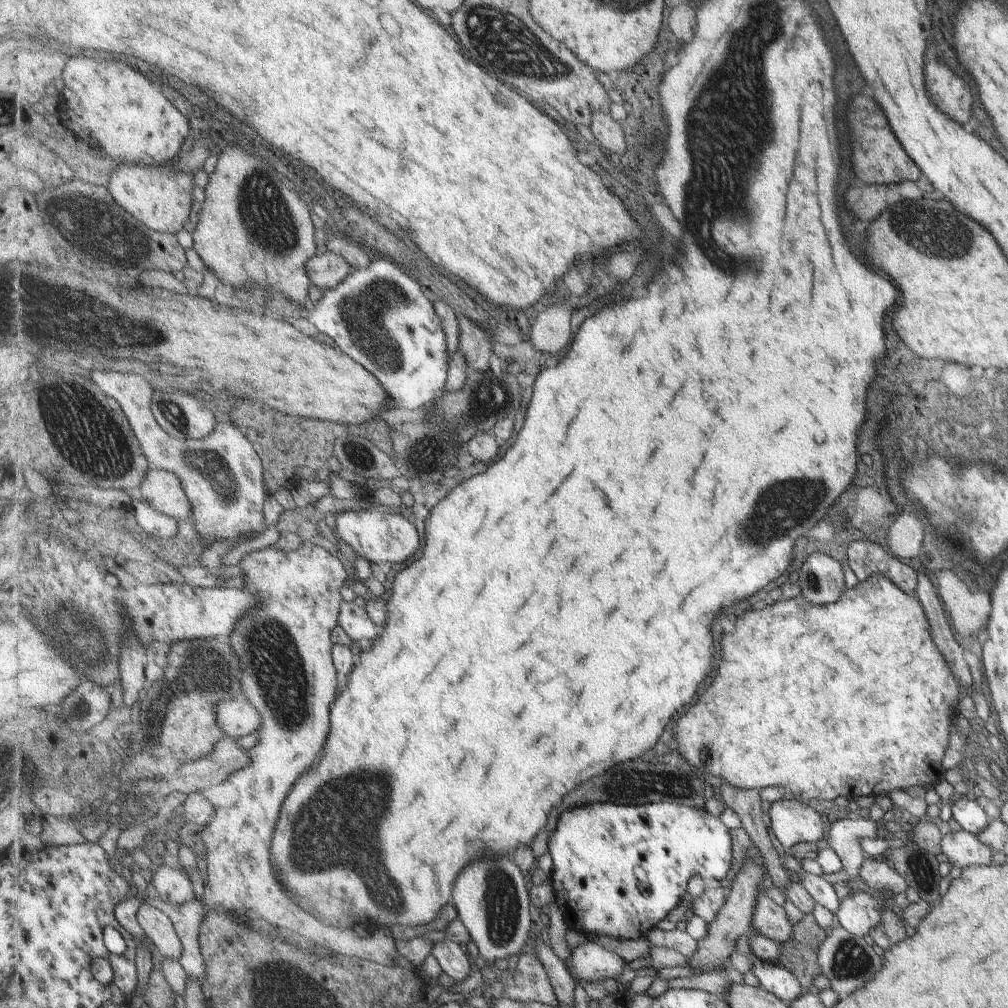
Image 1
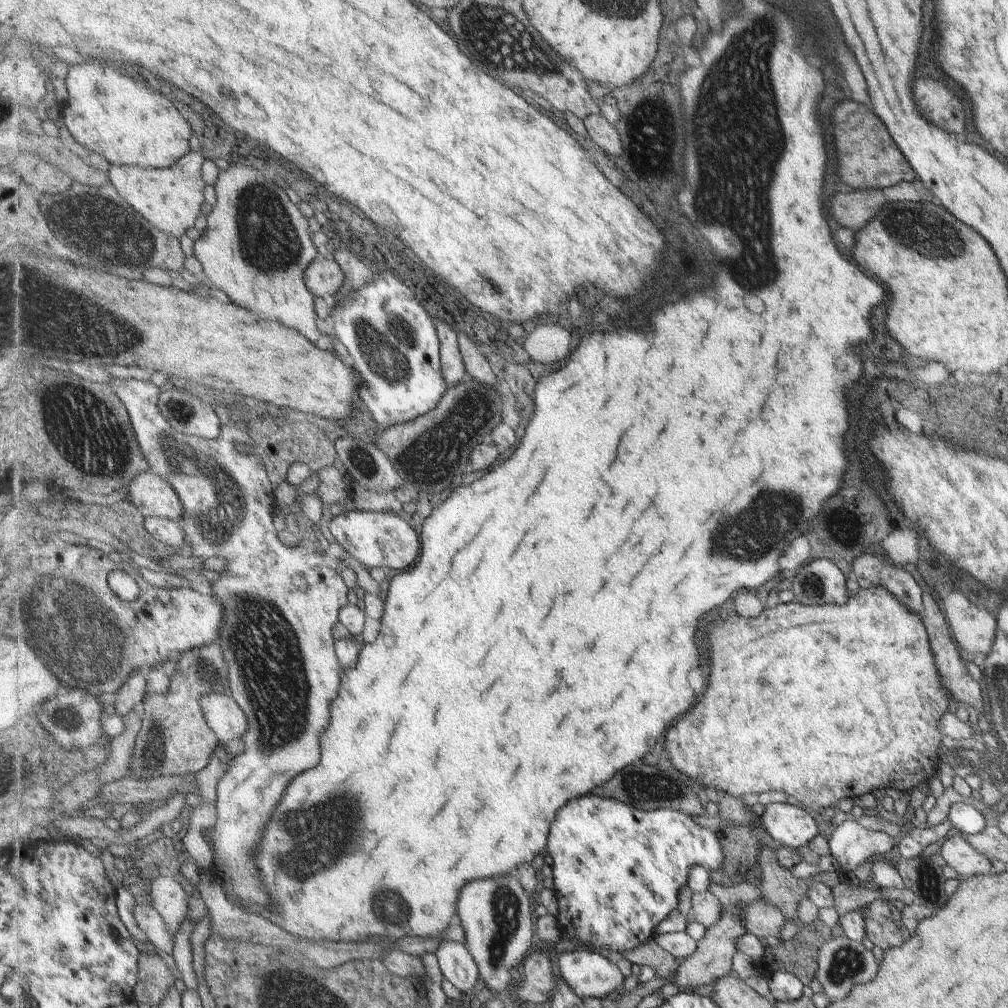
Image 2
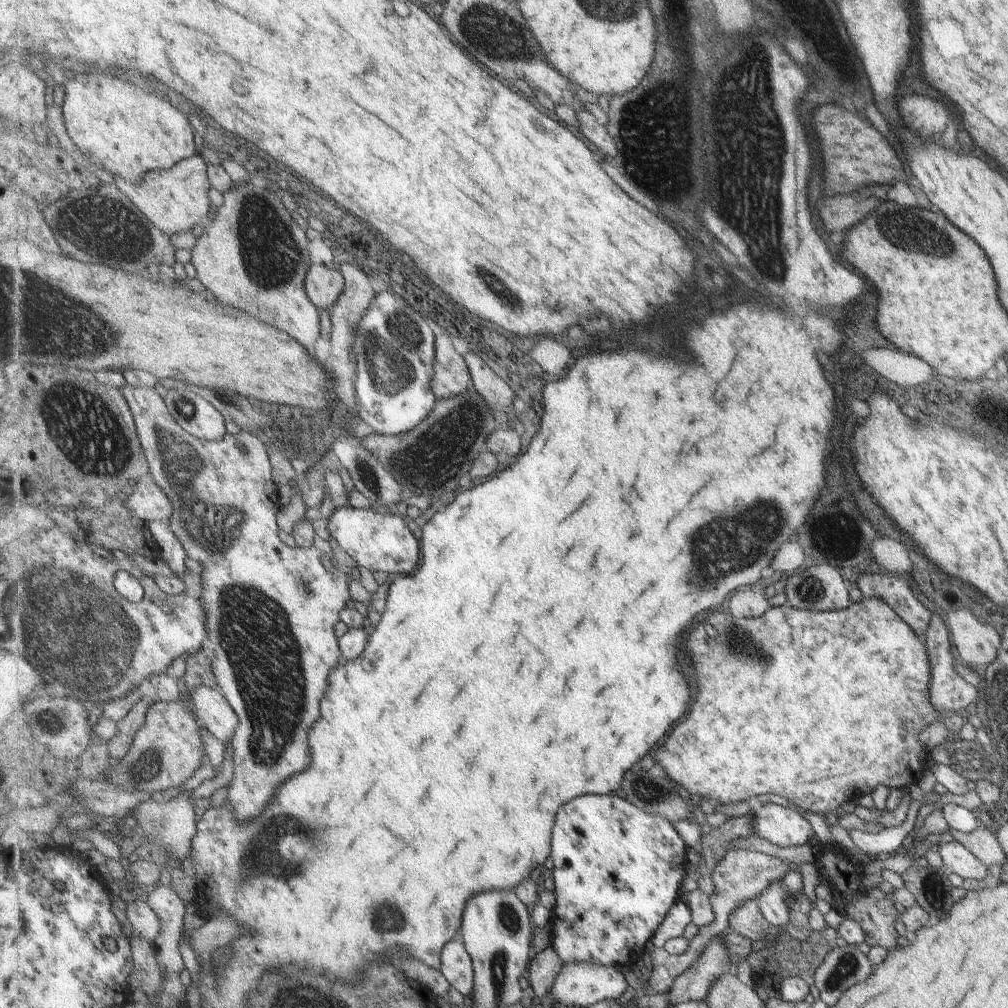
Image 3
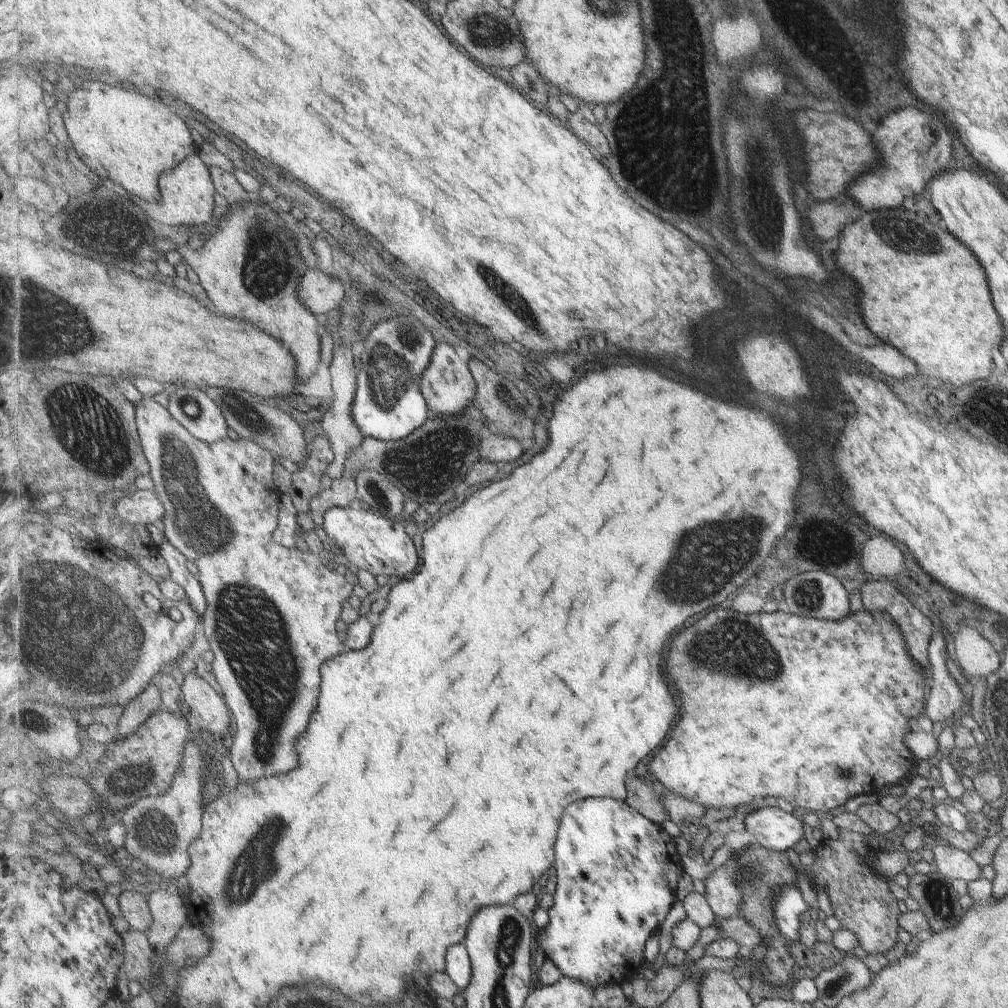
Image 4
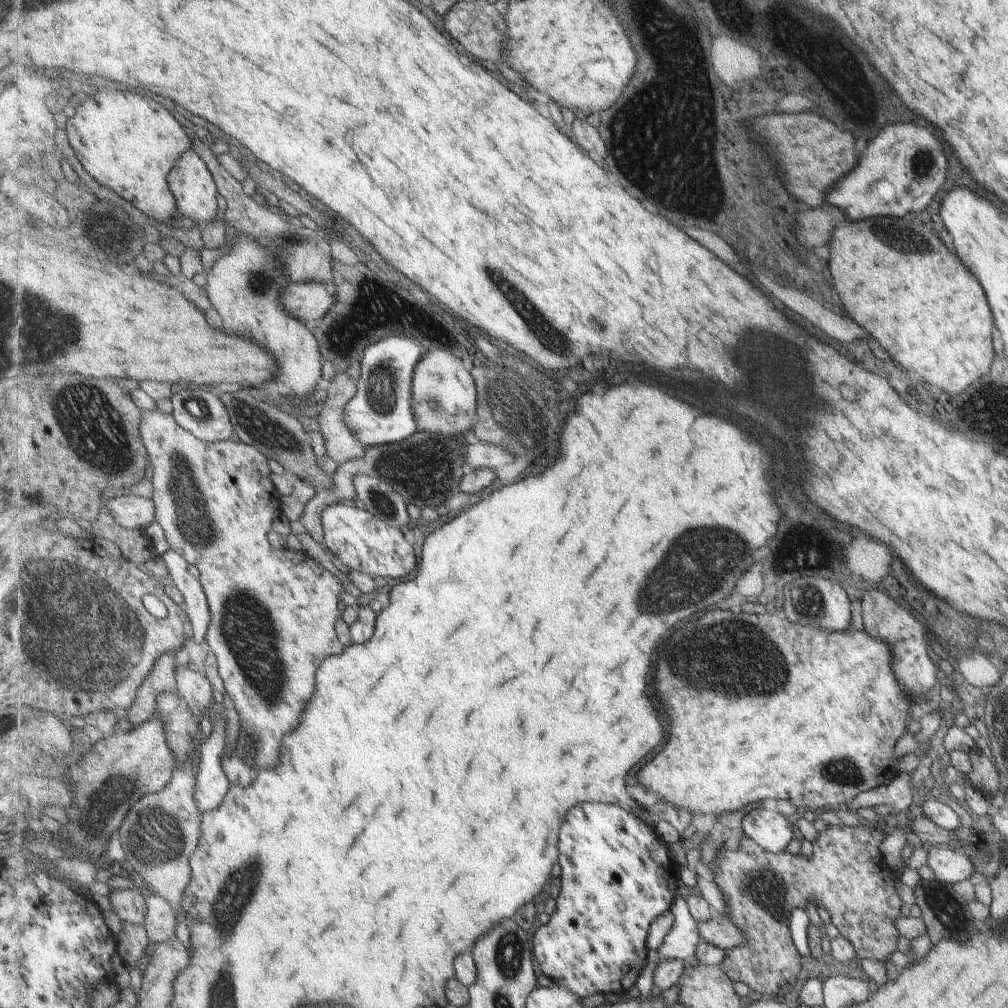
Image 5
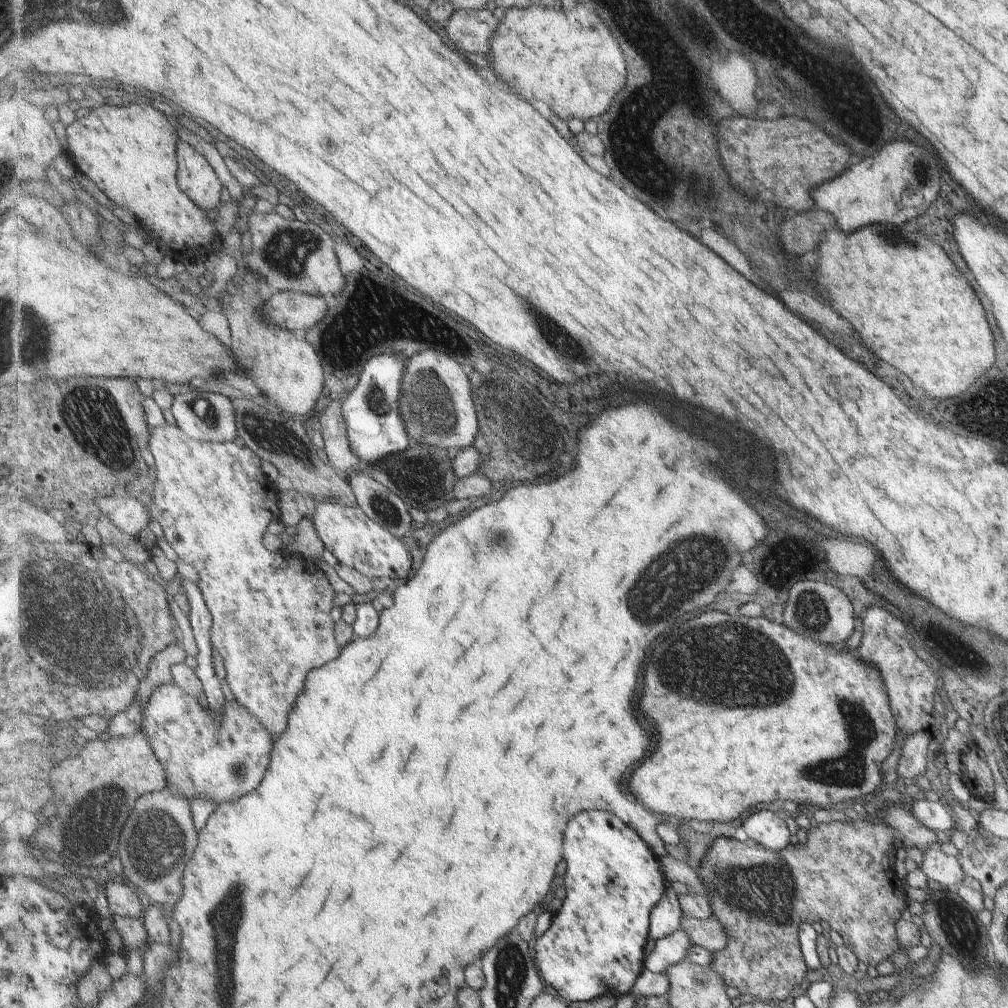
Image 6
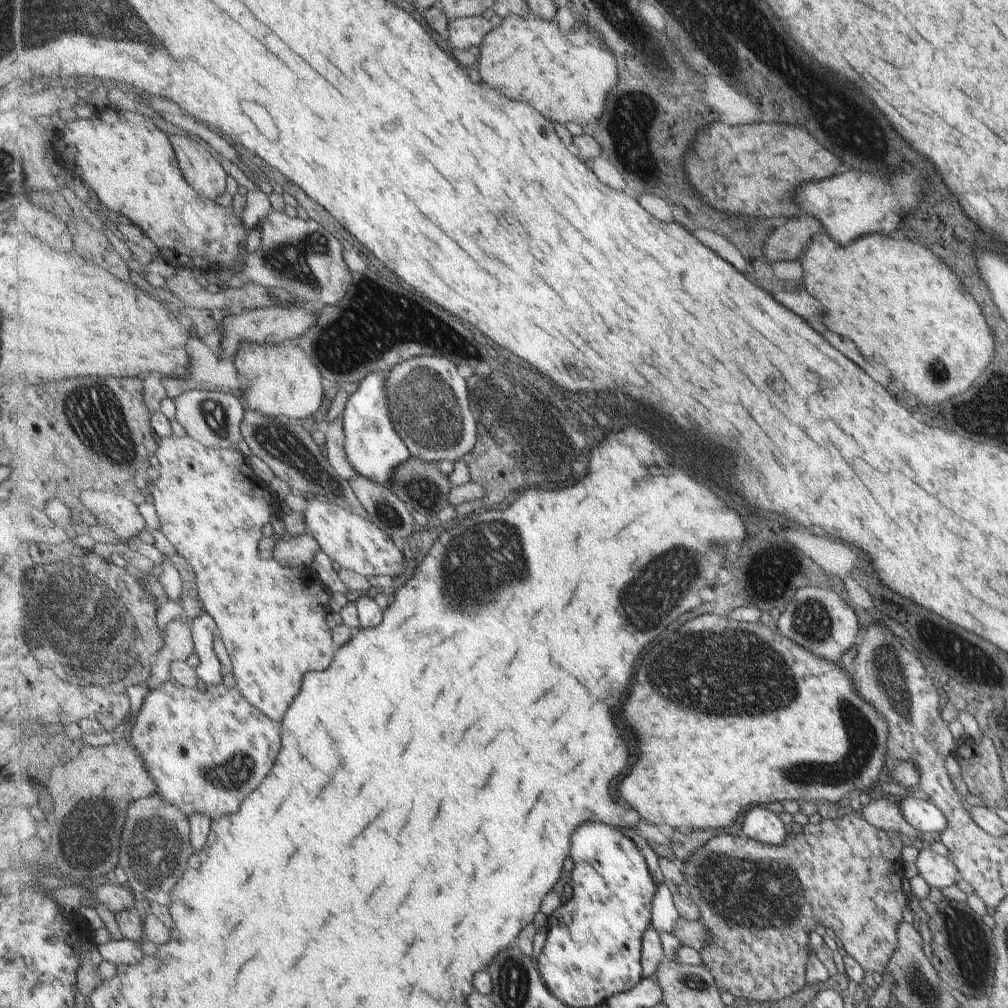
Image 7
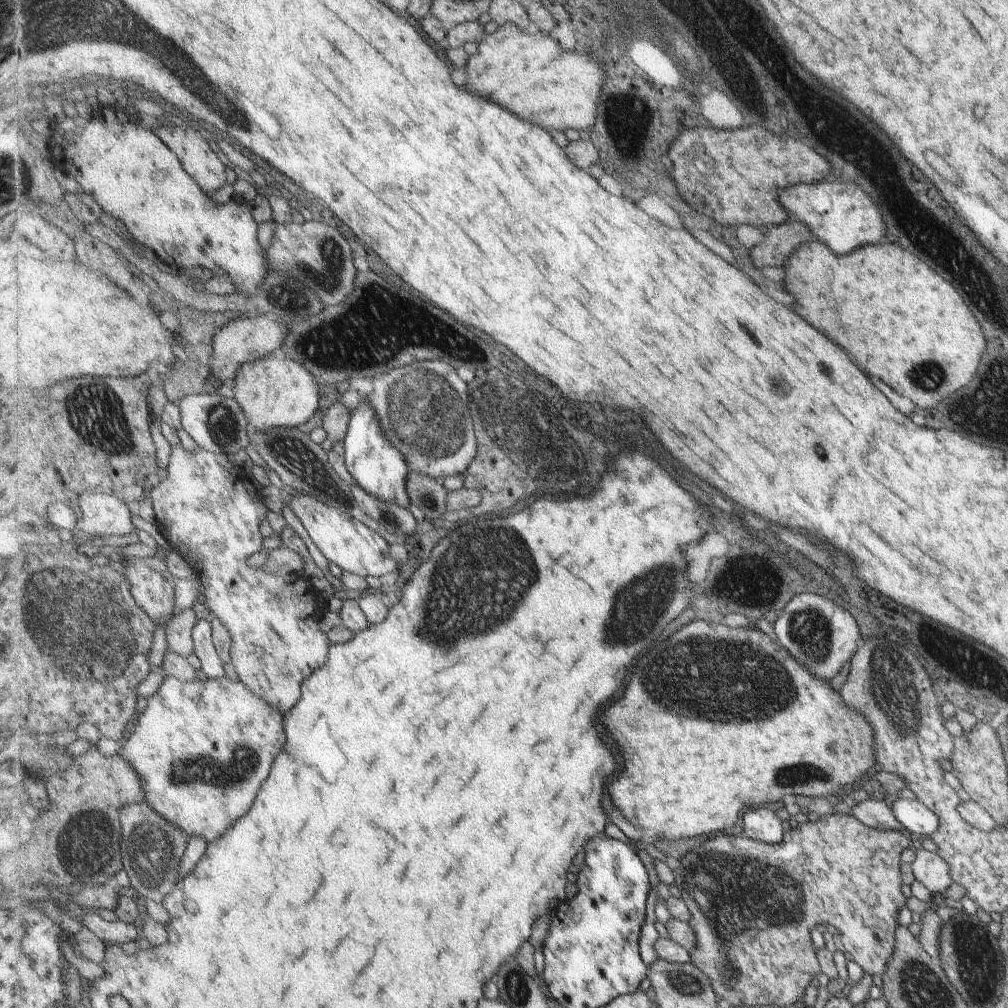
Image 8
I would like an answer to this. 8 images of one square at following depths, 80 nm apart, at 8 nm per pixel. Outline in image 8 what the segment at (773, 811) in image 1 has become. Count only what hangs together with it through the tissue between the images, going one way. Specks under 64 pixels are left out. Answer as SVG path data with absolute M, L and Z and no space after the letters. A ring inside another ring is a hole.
M765 806L748 809L742 820L744 821L742 834L755 841L776 844L782 842L784 838L782 821L775 812L766 809Z

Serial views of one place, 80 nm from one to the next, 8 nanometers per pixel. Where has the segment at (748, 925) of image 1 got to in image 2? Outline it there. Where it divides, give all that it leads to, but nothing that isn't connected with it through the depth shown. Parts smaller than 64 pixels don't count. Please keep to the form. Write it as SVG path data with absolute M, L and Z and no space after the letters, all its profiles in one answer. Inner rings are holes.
M735 906L731 910L723 910L719 922L705 928L704 938L697 942L697 948L692 956L682 960L675 976L675 984L680 990L692 992L696 986L708 986L721 977L729 975L733 969L732 959L737 952L736 940L746 934L746 928L742 924L742 908Z

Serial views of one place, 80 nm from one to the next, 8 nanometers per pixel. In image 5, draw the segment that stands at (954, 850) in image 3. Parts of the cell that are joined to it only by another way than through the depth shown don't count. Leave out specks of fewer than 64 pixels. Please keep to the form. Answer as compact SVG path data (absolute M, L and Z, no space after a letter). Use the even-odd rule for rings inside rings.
M931 846L927 851L926 863L936 879L951 885L969 879L974 873L971 860L952 849L952 846Z

